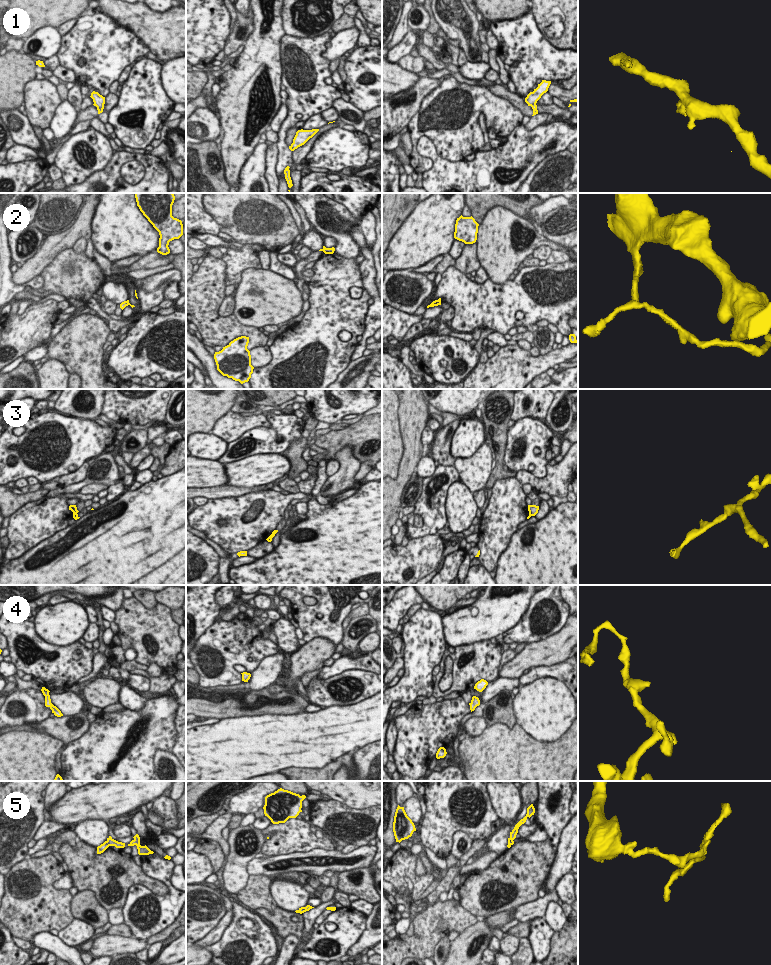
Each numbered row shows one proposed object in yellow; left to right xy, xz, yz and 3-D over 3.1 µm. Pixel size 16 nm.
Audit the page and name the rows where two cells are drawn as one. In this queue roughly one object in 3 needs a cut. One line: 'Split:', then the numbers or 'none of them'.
Split: 1, 2, 3, 5

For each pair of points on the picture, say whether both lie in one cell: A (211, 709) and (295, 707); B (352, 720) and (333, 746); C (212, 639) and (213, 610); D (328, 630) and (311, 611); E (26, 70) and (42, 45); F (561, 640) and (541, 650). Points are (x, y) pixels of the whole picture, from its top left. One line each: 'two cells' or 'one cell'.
A: one cell
B: one cell
C: two cells
D: one cell
E: two cells
F: one cell

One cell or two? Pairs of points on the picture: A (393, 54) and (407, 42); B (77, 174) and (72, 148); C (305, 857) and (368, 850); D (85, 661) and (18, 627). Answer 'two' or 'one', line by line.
A: one
B: one
C: one
D: one

